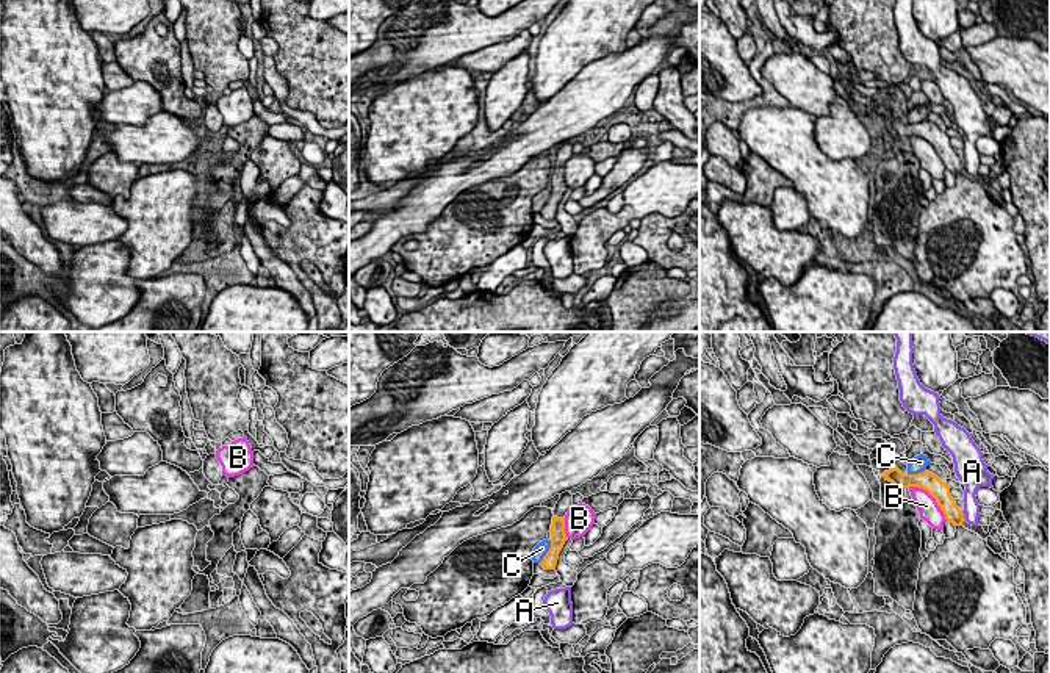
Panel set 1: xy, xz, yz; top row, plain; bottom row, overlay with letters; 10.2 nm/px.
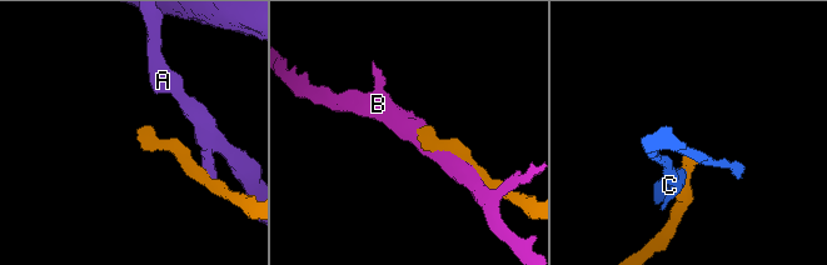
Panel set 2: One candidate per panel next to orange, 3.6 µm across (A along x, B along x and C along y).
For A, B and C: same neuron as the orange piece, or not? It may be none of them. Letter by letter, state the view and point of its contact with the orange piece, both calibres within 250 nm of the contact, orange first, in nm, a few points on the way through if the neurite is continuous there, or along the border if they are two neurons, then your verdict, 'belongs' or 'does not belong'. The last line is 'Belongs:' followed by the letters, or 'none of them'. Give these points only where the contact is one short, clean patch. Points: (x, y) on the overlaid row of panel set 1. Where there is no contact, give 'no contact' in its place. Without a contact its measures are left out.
A: meets orange in yz at (963, 515); 180 nm thick on the orange side, 160 nm on the other; border along yz (961, 511), (966, 520); does not belong
B: meets orange in yz at (931, 495); 200 nm thick on the orange side, 220 nm on the other; does not belong
C: meets orange in xz at (548, 551); 160 nm thick on the orange side, 140 nm on the other; border along xz (551, 540), (550, 550), (539, 562); does not belong
Belongs: none of them

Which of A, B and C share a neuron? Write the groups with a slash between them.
A / B / C

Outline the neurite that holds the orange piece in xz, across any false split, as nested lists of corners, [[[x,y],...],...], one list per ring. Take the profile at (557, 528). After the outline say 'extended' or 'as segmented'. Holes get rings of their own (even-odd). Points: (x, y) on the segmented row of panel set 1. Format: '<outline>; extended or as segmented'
[[[565,491],[560,495],[552,513],[552,524],[551,524],[551,548],[540,562],[545,570],[556,570],[559,554],[568,540],[565,534],[565,515],[573,507],[573,495]]]; extended

